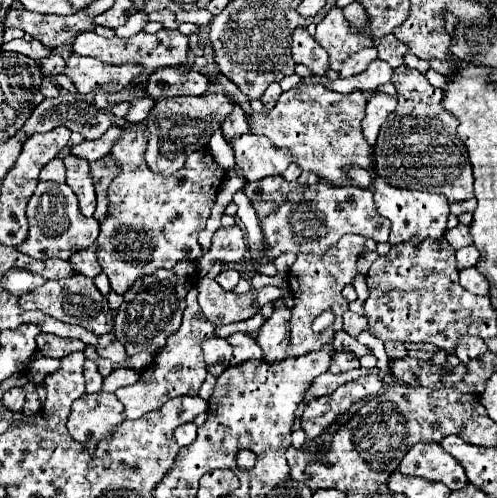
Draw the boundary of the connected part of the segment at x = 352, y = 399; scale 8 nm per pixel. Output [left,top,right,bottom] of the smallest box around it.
[301,374,383,440]

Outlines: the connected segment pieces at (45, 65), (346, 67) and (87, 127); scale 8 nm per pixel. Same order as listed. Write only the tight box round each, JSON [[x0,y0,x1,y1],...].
[[39,52,65,74],[339,48,377,78],[21,92,113,140]]

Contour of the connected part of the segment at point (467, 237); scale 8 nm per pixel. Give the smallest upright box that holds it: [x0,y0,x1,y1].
[445,224,473,250]

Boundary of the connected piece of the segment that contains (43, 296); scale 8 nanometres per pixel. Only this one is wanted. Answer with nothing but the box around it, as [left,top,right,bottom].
[19,274,113,336]

